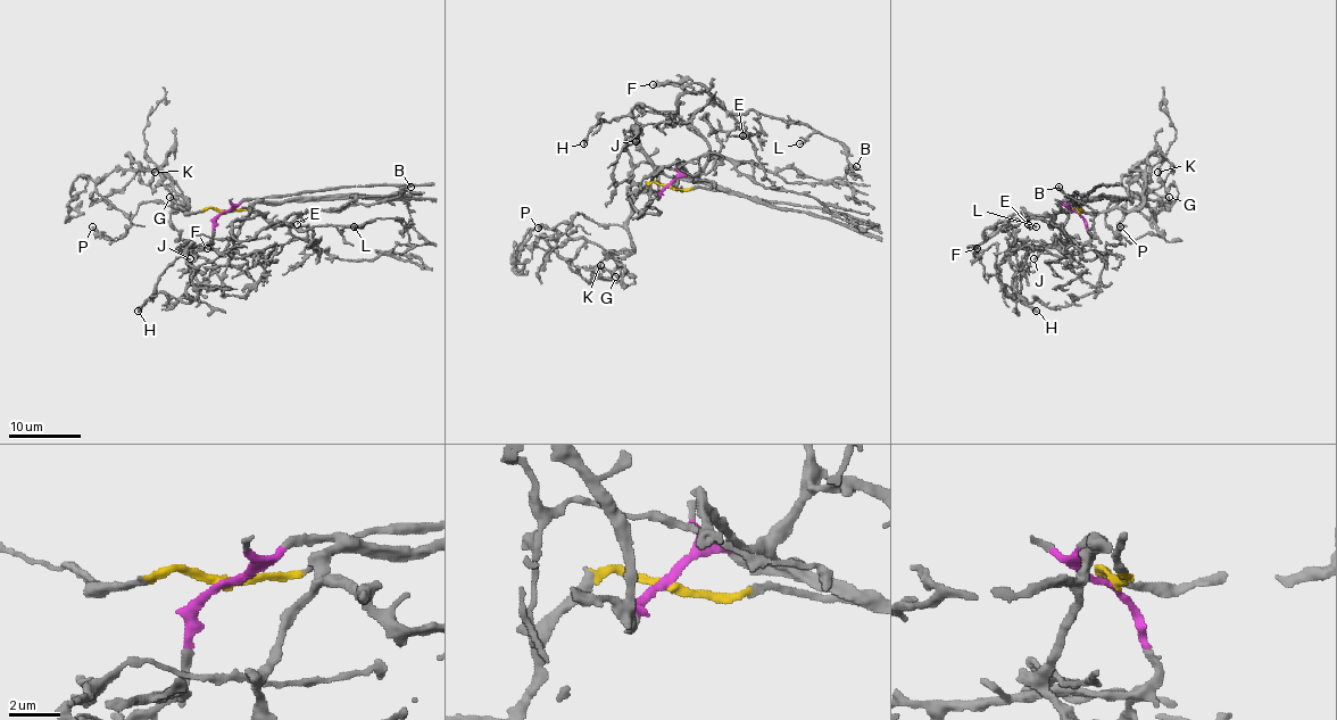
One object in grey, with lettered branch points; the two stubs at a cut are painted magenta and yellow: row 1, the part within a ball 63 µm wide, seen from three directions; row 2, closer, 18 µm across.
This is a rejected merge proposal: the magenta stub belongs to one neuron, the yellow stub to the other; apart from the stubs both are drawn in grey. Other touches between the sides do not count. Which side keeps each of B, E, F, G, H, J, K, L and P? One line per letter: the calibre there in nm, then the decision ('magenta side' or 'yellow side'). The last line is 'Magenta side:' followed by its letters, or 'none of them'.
B: 280 nm thick; magenta side
E: 320 nm thick; magenta side
F: 400 nm thick; magenta side
G: 300 nm thick; yellow side
H: 360 nm thick; magenta side
J: 200 nm thick; magenta side
K: 160 nm thick; yellow side
L: 200 nm thick; magenta side
P: 340 nm thick; yellow side
Magenta side: B, E, F, H, J, L

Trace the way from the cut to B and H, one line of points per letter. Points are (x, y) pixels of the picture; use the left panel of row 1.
B: (223, 212), (247, 200), (275, 224), (284, 224), (314, 212), (387, 203), (409, 185)
H: (223, 212), (215, 221), (210, 245), (193, 246), (183, 254), (162, 275), (154, 294), (138, 312)

